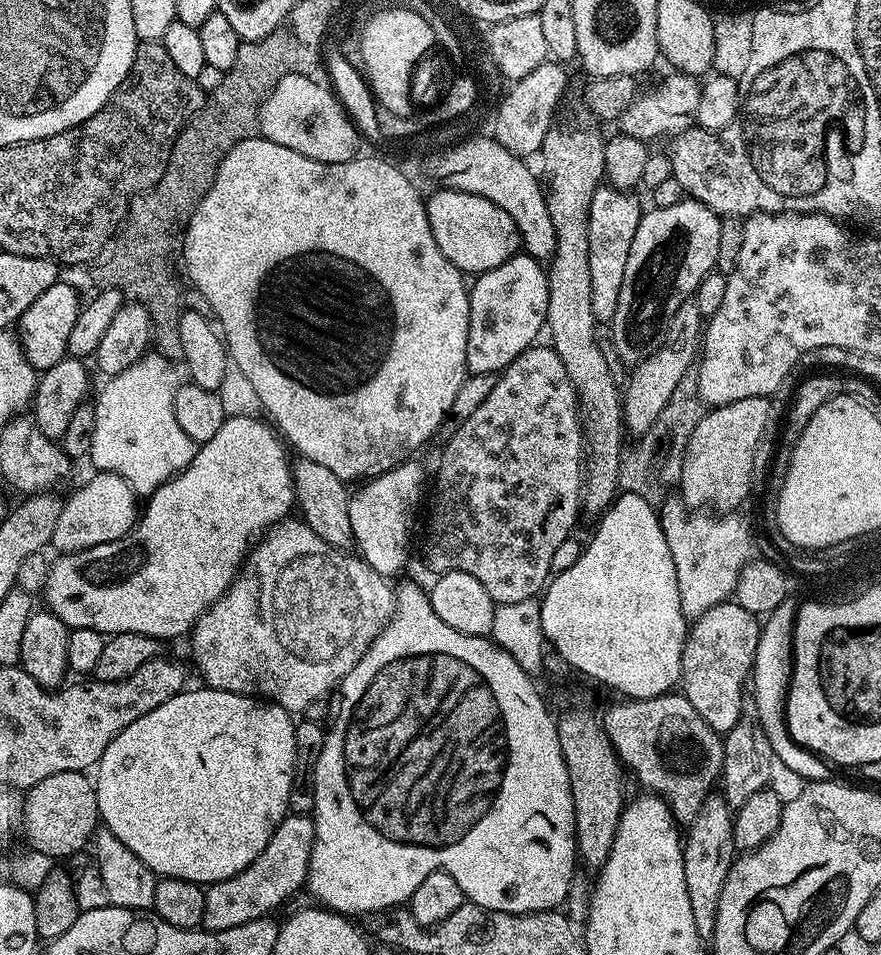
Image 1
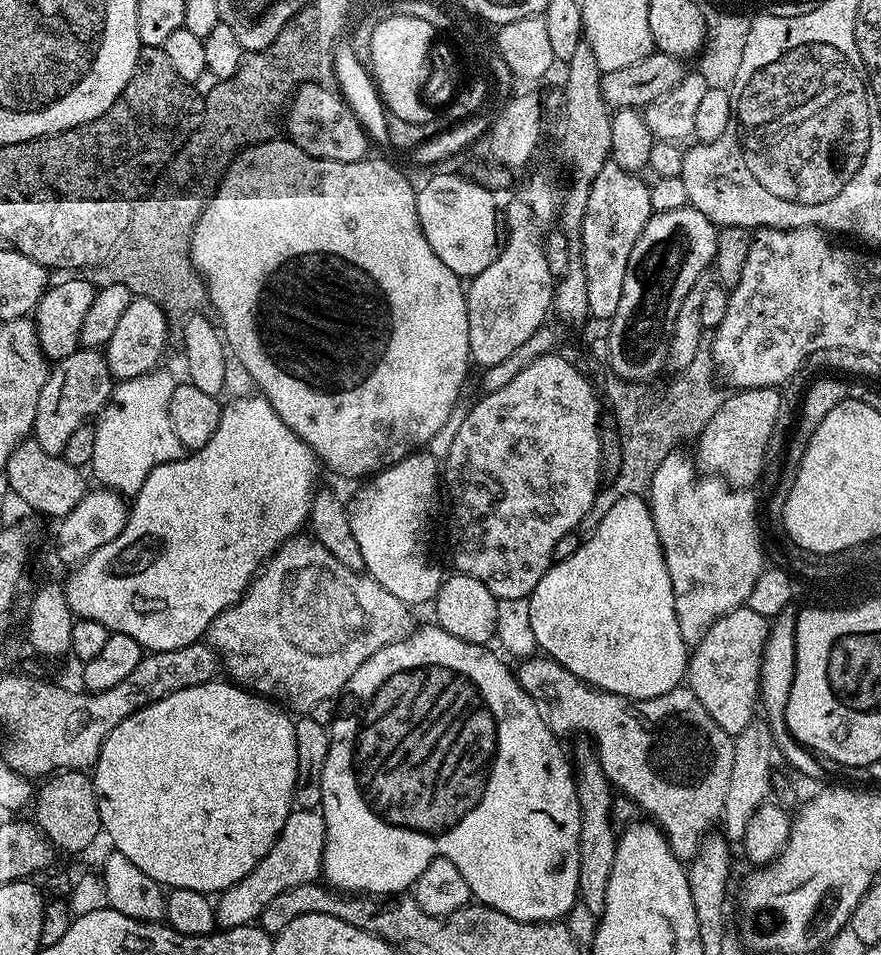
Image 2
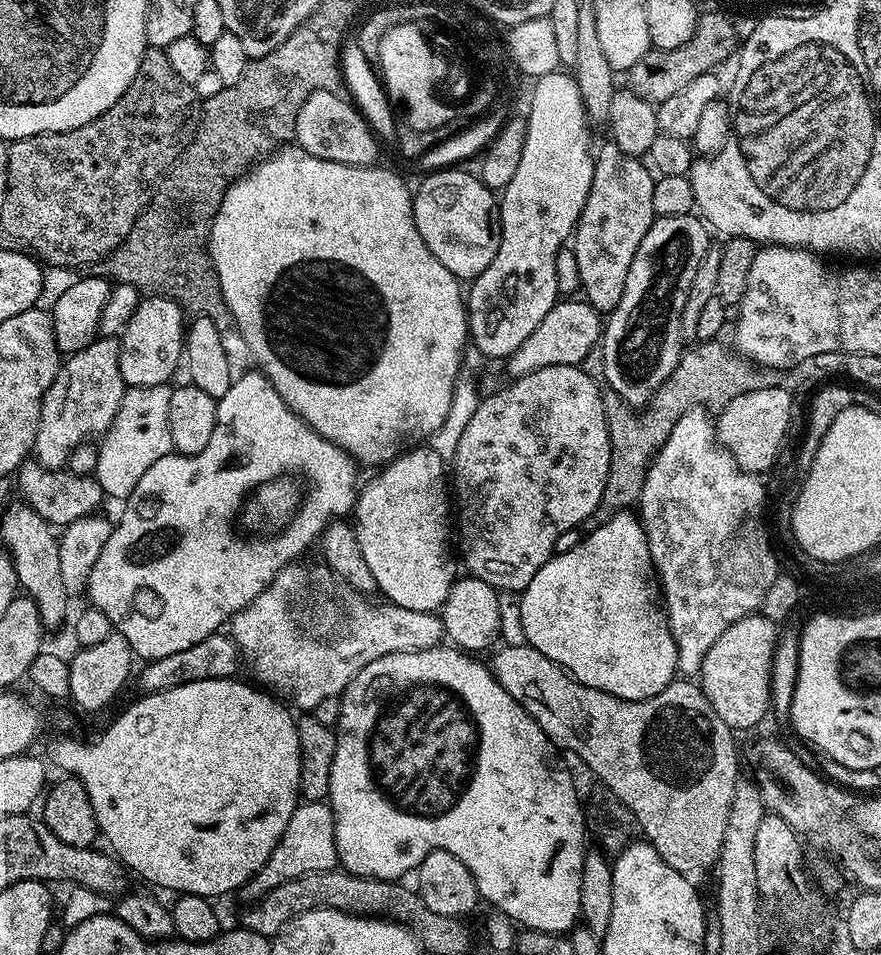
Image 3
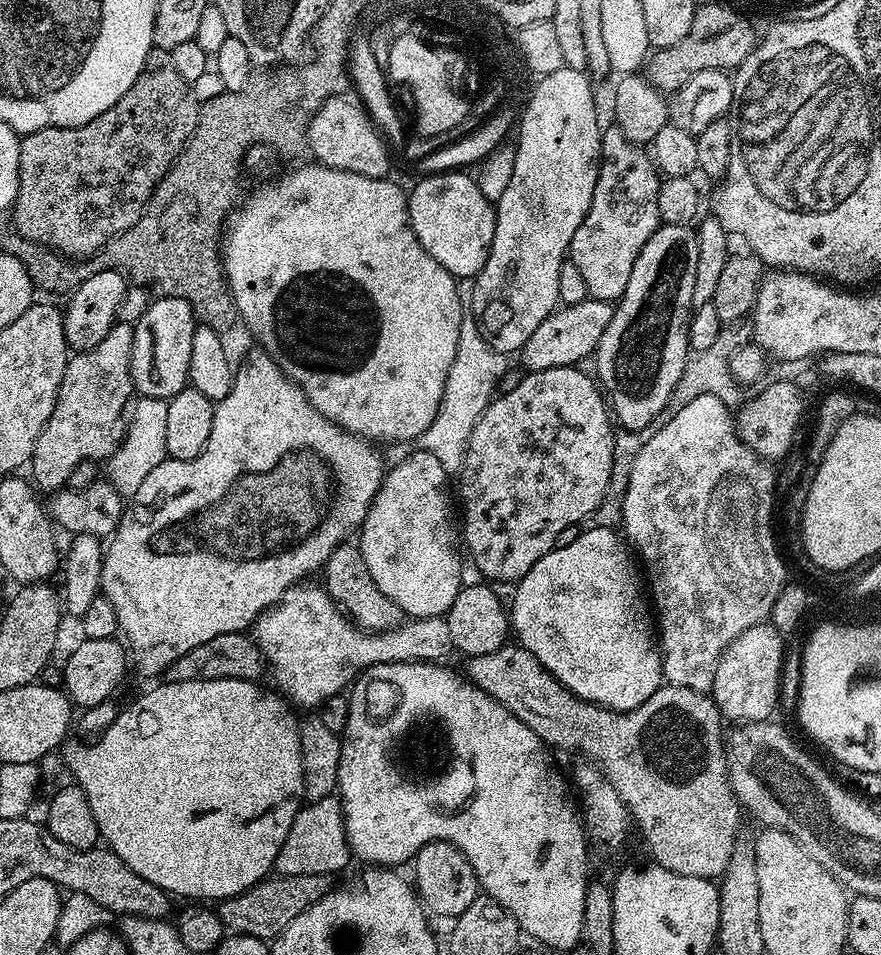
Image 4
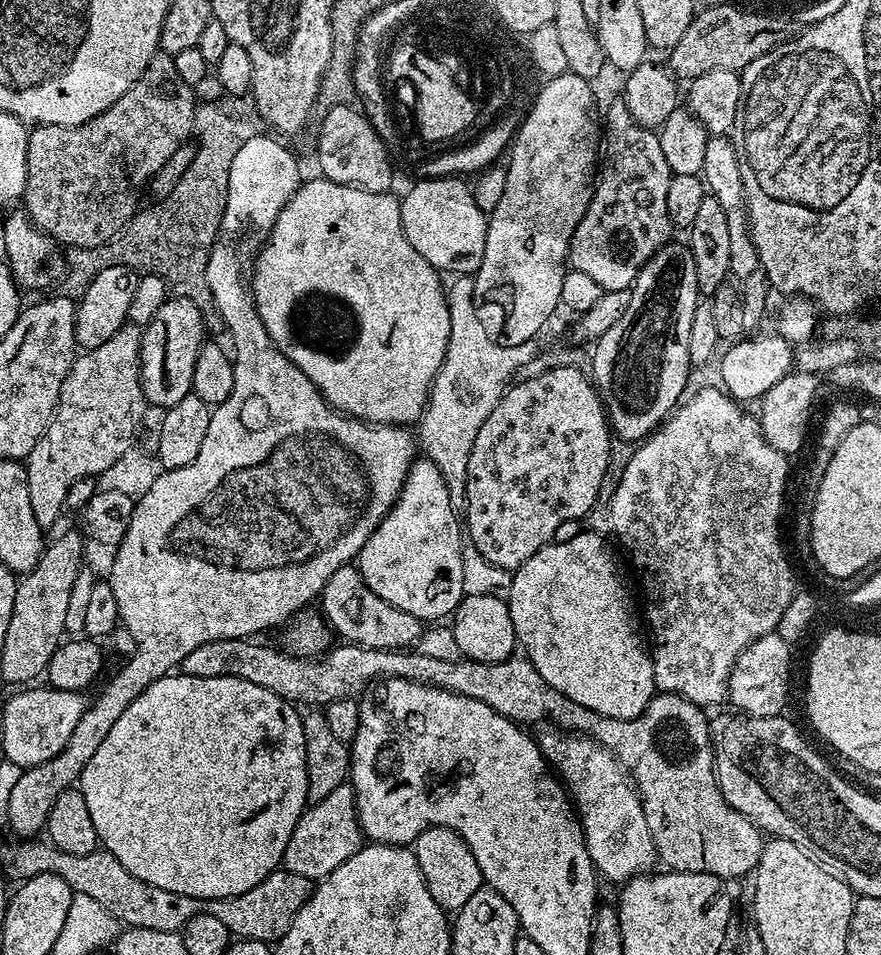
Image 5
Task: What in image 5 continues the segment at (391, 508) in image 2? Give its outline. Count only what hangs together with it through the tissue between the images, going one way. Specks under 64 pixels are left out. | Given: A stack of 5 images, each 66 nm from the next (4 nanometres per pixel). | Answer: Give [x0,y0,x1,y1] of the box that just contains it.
[358,458,466,622]

